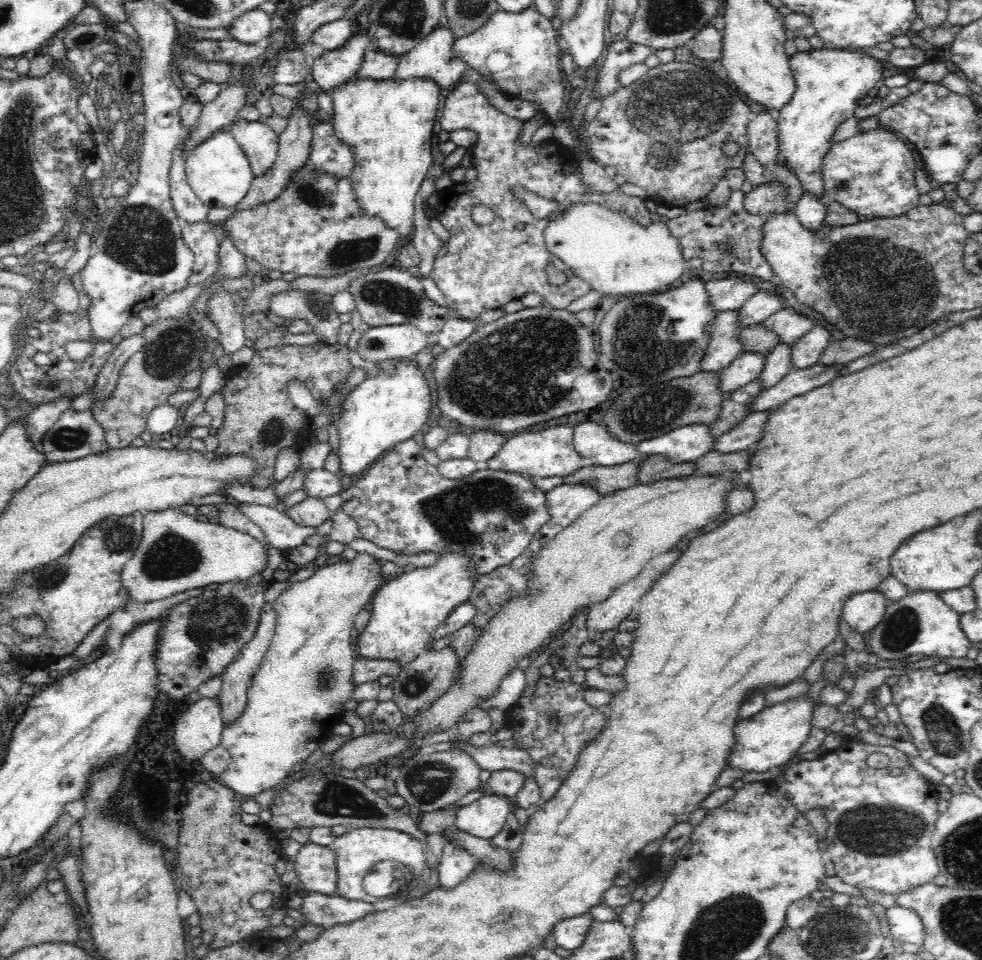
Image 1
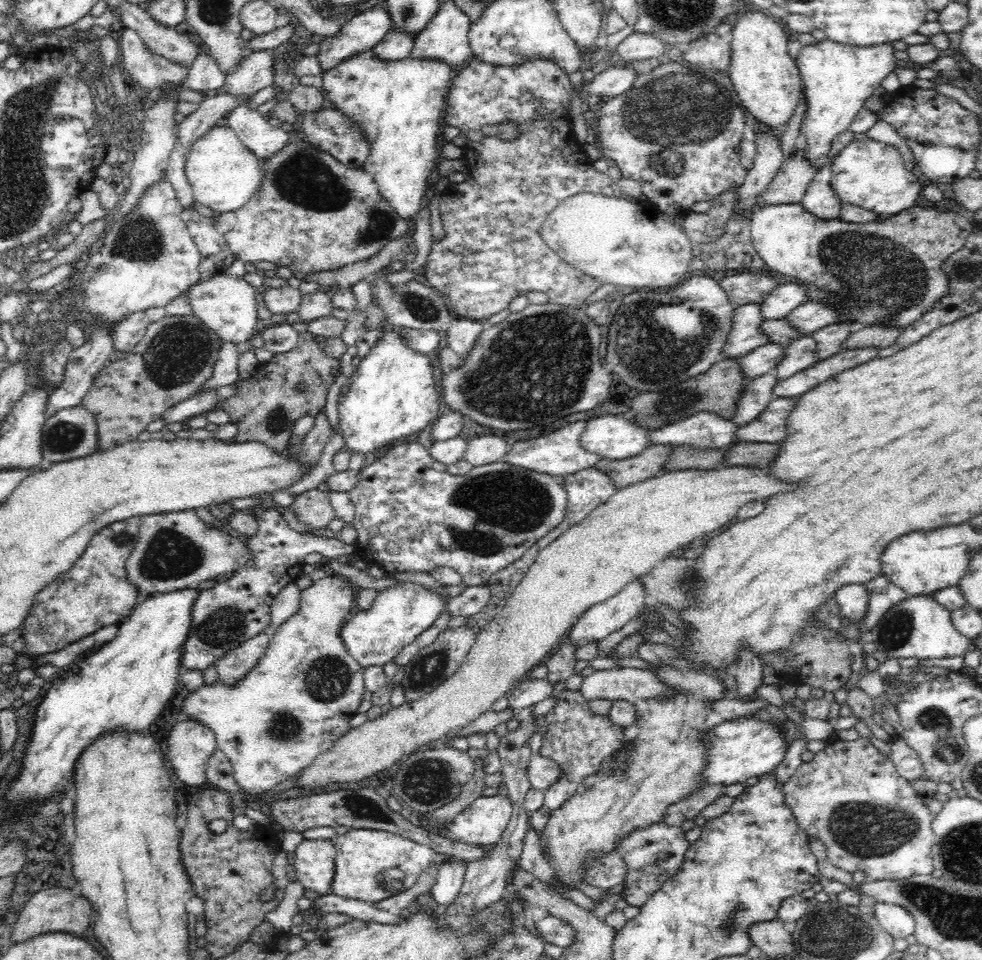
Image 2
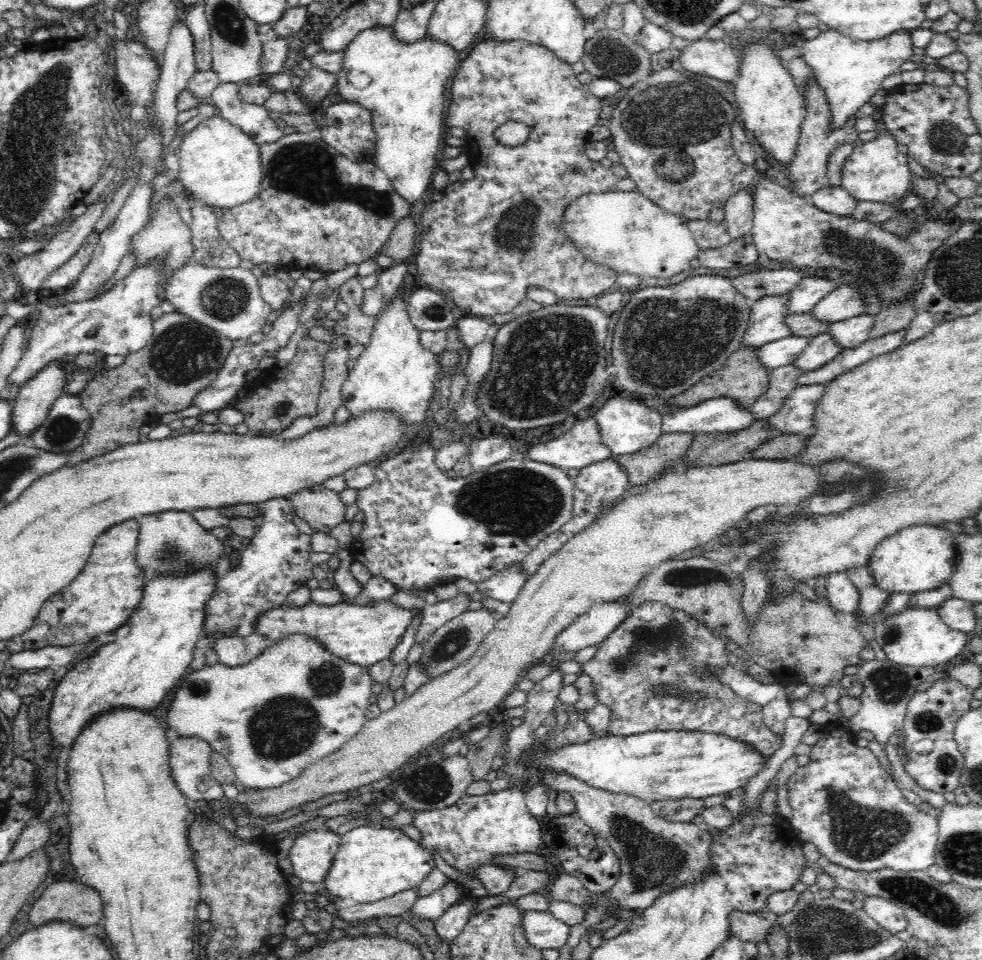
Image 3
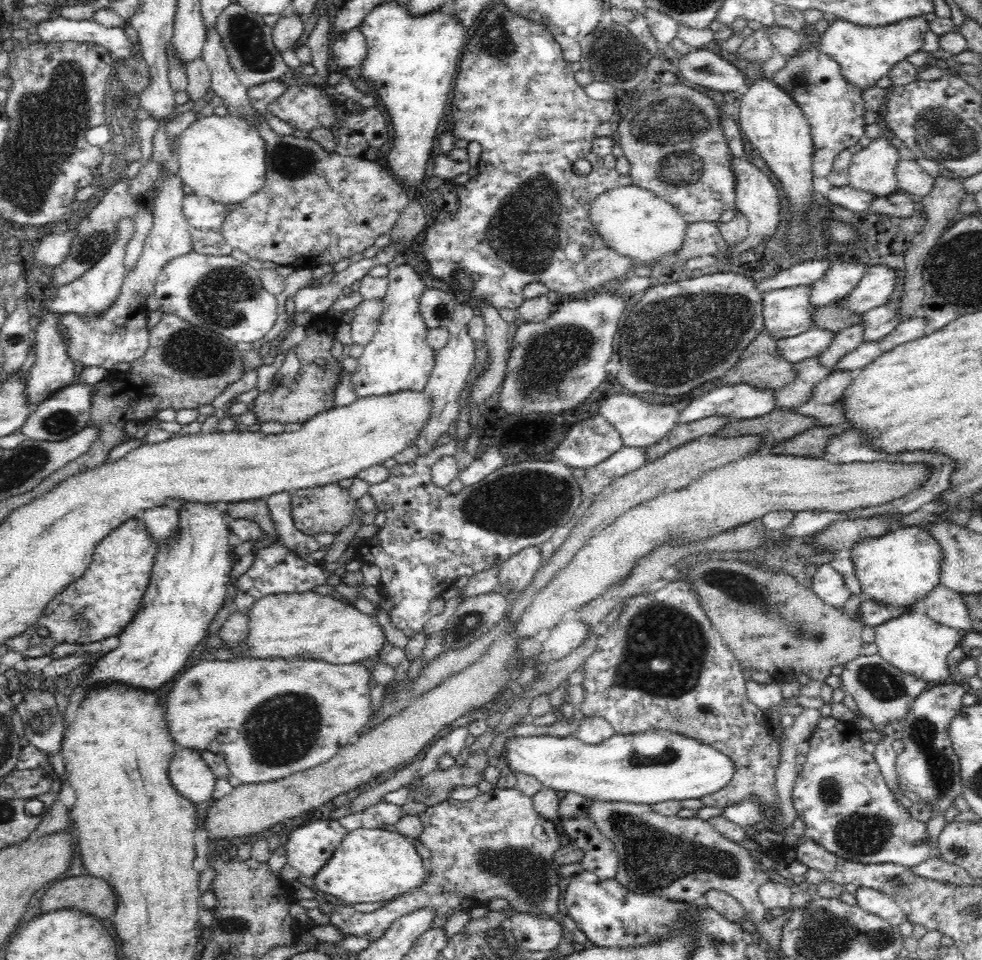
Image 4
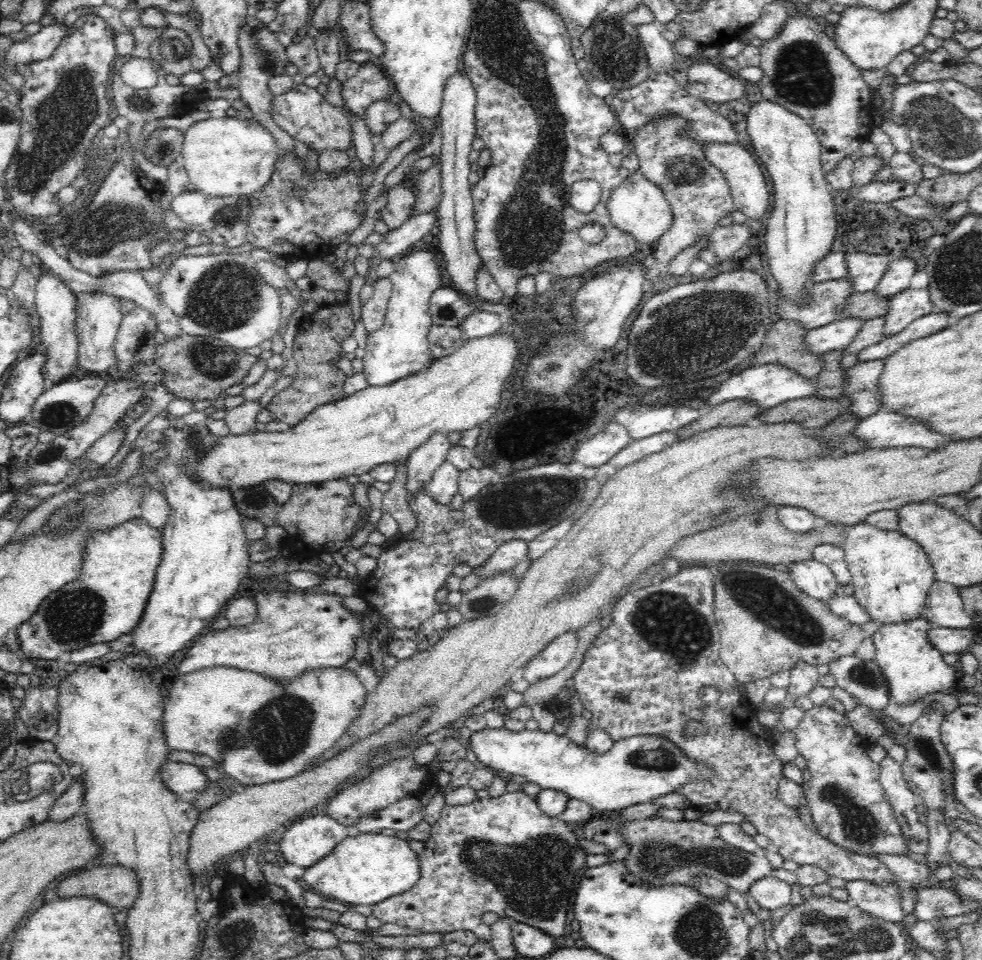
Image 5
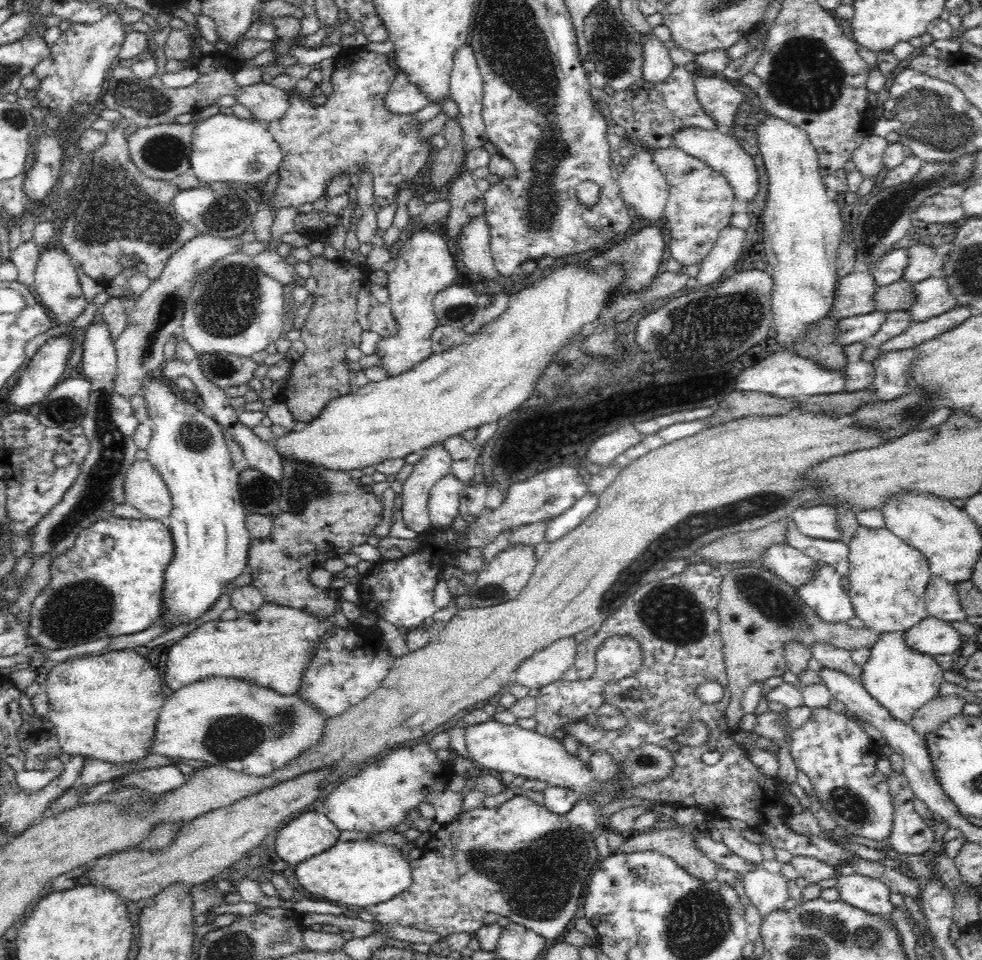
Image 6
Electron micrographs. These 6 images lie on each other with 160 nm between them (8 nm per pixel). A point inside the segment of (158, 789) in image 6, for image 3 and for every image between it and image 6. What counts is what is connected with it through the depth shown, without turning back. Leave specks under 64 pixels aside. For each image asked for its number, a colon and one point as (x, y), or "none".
3: (189, 759)
4: (191, 777)
5: (184, 780)

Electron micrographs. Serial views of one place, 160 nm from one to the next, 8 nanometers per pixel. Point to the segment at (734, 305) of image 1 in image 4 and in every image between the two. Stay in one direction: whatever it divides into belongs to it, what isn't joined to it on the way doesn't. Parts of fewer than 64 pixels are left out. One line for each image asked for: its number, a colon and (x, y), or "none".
2: (750, 287)
3: (763, 283)
4: (808, 272)

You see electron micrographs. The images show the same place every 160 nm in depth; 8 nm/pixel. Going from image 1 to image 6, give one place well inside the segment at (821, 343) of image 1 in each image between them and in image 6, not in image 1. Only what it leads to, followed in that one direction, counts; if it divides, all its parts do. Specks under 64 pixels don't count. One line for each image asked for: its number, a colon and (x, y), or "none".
2: (830, 339)
3: (853, 331)
4: (878, 322)
5: (905, 307)
6: (933, 294)

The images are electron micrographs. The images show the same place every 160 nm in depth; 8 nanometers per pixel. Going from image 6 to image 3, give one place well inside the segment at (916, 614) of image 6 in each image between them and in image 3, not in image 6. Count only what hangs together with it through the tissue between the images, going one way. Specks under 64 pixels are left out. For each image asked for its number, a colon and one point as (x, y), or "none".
3: (920, 558)
4: (901, 567)
5: (891, 574)

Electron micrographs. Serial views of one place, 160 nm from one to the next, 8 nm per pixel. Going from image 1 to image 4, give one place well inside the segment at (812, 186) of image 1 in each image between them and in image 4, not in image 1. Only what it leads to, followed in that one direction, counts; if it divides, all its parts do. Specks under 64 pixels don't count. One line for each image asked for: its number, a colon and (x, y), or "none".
2: (837, 78)
3: (850, 71)
4: (864, 54)

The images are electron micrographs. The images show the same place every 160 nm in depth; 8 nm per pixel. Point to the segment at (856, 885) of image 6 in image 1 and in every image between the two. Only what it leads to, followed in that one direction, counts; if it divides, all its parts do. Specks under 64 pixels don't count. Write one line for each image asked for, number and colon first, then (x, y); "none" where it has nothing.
1: (905, 925)
2: (897, 921)
3: (891, 916)
4: (872, 901)
5: (883, 902)

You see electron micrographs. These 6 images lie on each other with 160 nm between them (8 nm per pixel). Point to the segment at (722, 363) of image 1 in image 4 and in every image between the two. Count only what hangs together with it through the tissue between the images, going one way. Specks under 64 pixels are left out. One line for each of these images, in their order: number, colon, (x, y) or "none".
2: (746, 334)
3: (767, 317)
4: (787, 312)

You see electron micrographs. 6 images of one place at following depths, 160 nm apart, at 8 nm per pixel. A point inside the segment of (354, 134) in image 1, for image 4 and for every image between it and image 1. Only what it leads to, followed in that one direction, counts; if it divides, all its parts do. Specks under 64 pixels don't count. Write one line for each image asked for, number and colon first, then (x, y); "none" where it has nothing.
2: (399, 105)
3: (403, 84)
4: (412, 60)

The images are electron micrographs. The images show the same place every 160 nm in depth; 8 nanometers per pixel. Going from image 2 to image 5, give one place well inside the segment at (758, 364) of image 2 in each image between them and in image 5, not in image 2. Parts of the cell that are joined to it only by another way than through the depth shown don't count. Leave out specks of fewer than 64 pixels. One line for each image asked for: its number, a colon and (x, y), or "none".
3: (785, 351)
4: (795, 349)
5: (838, 334)

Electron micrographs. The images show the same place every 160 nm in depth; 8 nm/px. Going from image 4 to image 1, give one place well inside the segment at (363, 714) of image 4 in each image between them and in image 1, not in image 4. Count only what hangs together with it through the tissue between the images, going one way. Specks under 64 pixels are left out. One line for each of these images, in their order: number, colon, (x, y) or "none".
1: (295, 698)
2: (297, 702)
3: (295, 703)

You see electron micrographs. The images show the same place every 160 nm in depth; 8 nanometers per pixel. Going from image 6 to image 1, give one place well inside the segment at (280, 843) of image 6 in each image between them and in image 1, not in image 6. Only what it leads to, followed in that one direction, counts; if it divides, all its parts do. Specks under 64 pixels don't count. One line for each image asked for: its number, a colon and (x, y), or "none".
1: (315, 865)
2: (314, 863)
3: (313, 851)
4: (308, 847)
5: (307, 840)

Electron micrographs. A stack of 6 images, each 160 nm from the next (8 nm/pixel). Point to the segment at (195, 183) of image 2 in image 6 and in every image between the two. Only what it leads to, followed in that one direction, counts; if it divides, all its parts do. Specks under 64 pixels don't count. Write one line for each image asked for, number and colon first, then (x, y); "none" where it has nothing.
3: (220, 164)
4: (223, 158)
5: (222, 155)
6: (225, 148)

